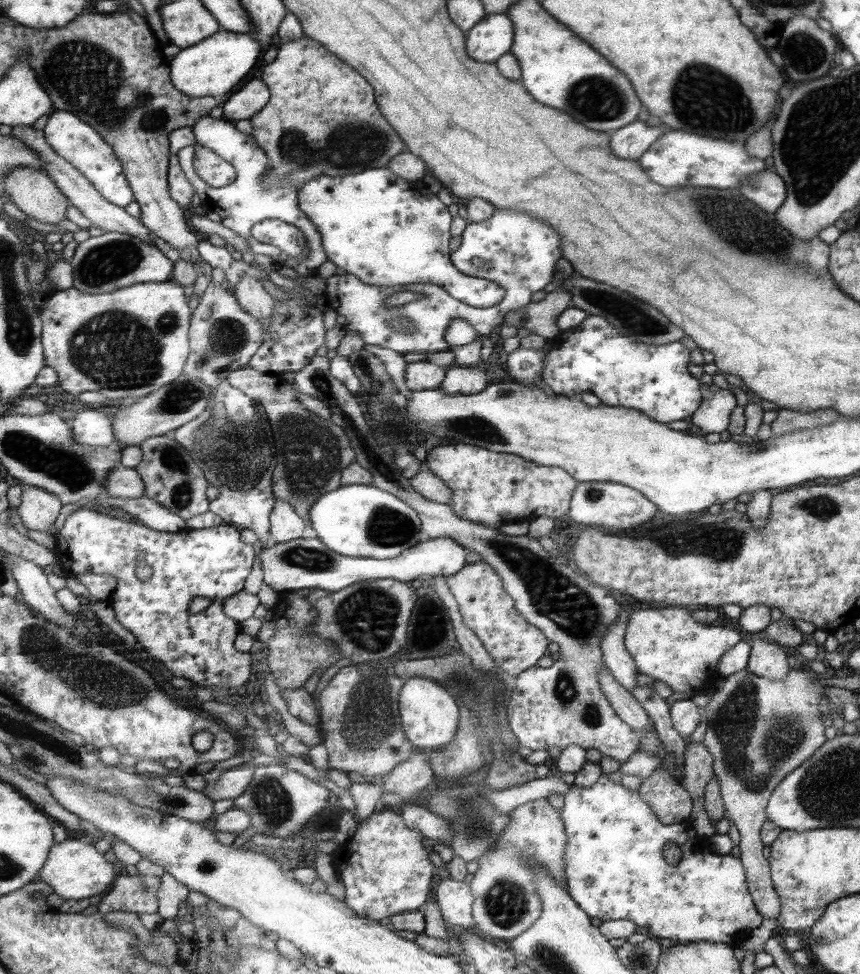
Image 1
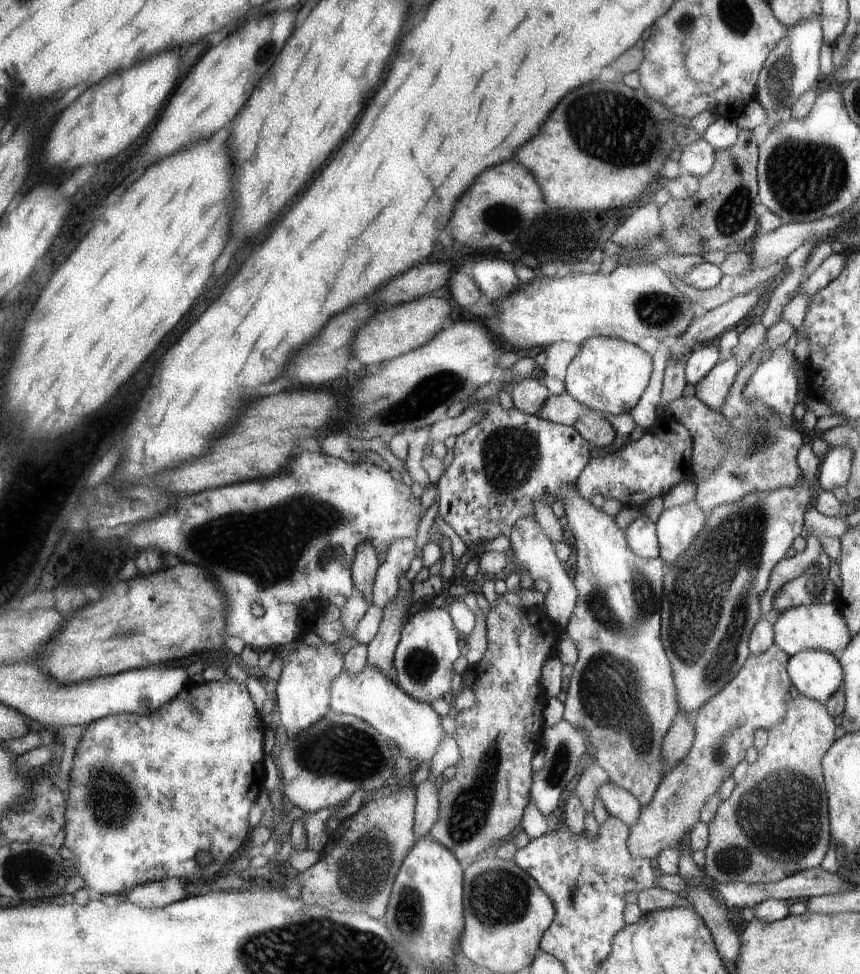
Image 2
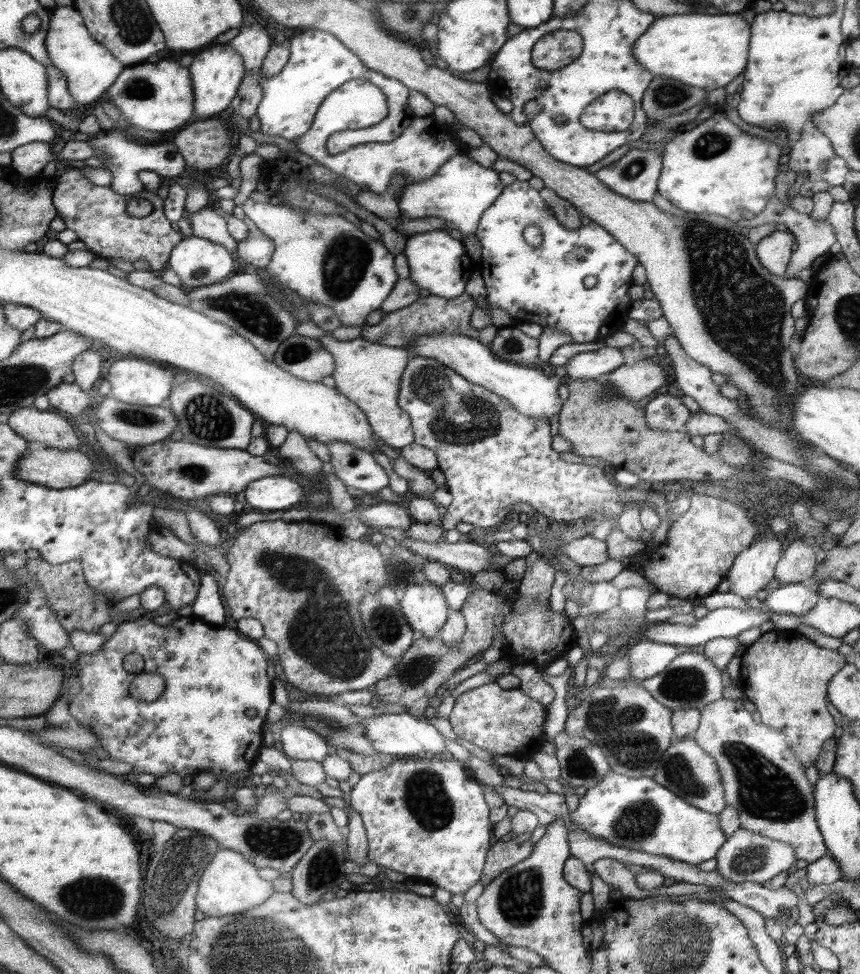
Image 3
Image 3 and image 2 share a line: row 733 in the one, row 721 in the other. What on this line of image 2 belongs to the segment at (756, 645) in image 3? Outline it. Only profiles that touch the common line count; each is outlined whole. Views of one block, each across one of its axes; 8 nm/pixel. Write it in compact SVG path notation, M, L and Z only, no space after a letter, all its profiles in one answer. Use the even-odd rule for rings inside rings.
M798 696L796 700L789 701L788 713L785 715L785 721L780 725L775 725L767 731L768 744L758 751L758 757L754 764L748 766L746 776L735 785L734 790L729 798L722 799L718 809L716 810L715 818L707 824L709 829L709 842L707 848L704 850L706 853L706 864L704 868L714 882L722 883L745 883L748 885L756 885L758 883L776 883L782 881L784 878L791 875L802 873L807 869L818 867L830 846L830 810L829 810L829 796L828 786L825 782L825 776L822 776L822 768L824 766L822 756L825 756L832 742L834 742L834 717L831 715L830 710L827 709L824 703L807 698L806 696Z

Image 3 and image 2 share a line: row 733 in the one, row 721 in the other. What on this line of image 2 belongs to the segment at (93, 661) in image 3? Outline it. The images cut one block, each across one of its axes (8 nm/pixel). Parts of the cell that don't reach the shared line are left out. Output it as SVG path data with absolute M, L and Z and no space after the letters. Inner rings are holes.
M227 675L220 681L204 681L201 684L190 682L184 689L181 690L180 693L177 694L176 697L173 698L172 701L166 702L166 704L160 706L160 708L154 710L154 712L150 712L150 714L139 715L136 713L120 713L102 718L102 720L98 720L98 722L94 722L94 724L89 724L87 726L87 731L83 735L81 743L77 748L74 761L75 765L70 776L71 786L69 790L68 812L66 812L66 820L68 820L68 824L66 824L67 837L64 850L68 854L68 858L70 860L71 874L78 874L83 877L89 891L96 890L100 893L115 893L123 898L127 892L134 890L134 886L148 884L149 882L154 882L154 880L162 880L162 878L166 877L179 878L184 881L194 880L194 878L200 878L200 880L204 880L204 878L206 878L206 880L208 880L208 878L214 878L214 874L218 874L218 872L224 868L224 864L228 862L228 858L230 858L230 856L232 856L232 854L234 854L234 852L242 846L244 838L246 838L246 836L248 836L248 832L250 832L250 824L248 824L248 810L250 810L250 806L254 804L254 800L256 800L258 792L262 790L262 786L264 786L264 776L266 776L266 774L264 774L264 750L262 750L262 740L264 740L264 724L262 724L262 720L260 720L260 716L258 716L256 704L254 704L254 700L252 700L252 696L250 696L250 692L248 692L246 684L240 684L240 682L232 680L232 678ZM198 852L206 852L206 854L210 854L210 856L212 856L212 862L210 862L208 866L200 868L200 864L198 864L198 860L196 860L196 854L198 854Z

